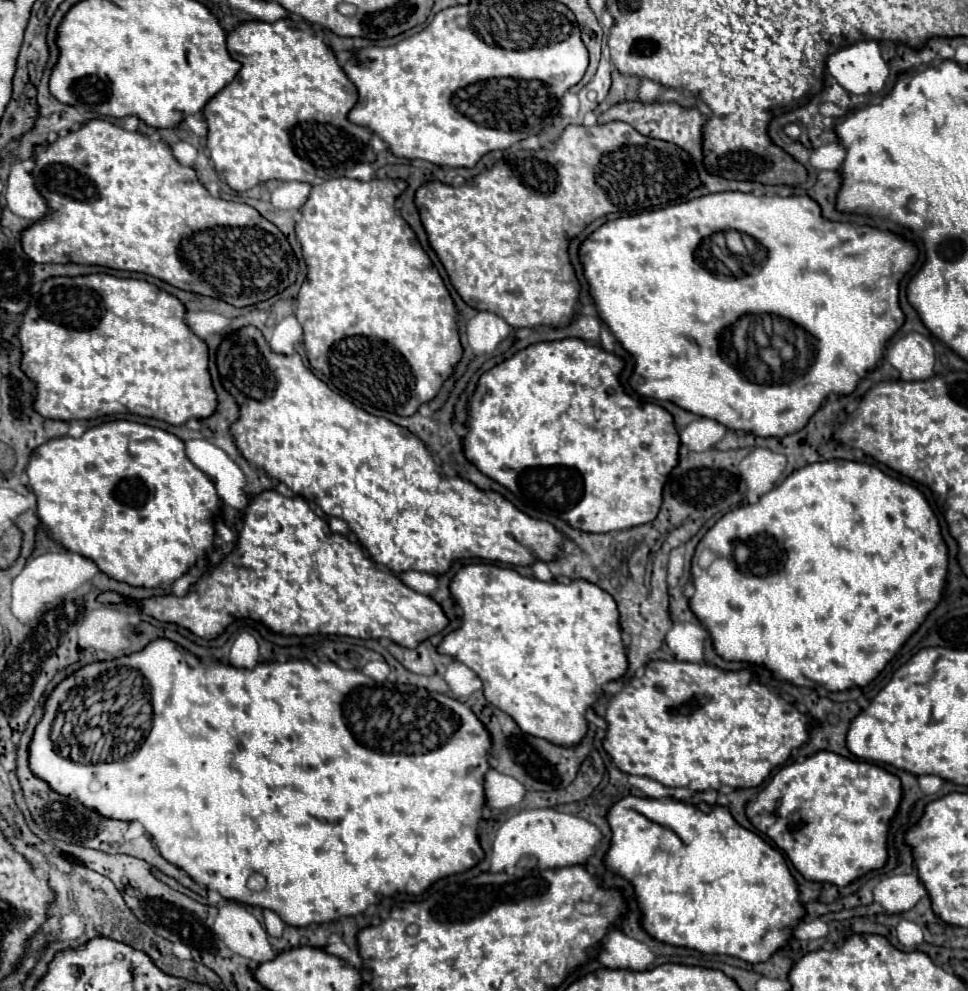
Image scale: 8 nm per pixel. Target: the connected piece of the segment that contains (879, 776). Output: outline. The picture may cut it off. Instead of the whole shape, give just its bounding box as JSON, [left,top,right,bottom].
[745,751,901,887]

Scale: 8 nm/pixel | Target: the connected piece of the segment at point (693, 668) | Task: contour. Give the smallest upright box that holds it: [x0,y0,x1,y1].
[603,659,813,791]

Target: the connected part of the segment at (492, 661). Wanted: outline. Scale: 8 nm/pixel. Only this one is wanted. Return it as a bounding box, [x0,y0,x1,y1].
[437,563,627,745]

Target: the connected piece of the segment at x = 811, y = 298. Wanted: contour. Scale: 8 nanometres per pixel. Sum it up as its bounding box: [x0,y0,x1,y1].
[579,191,917,437]

